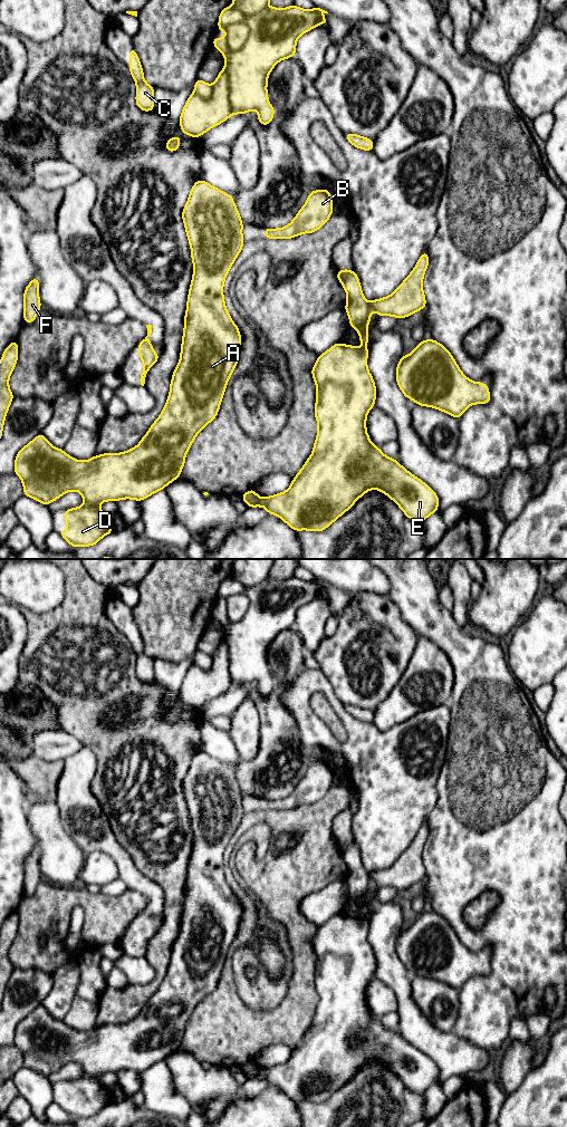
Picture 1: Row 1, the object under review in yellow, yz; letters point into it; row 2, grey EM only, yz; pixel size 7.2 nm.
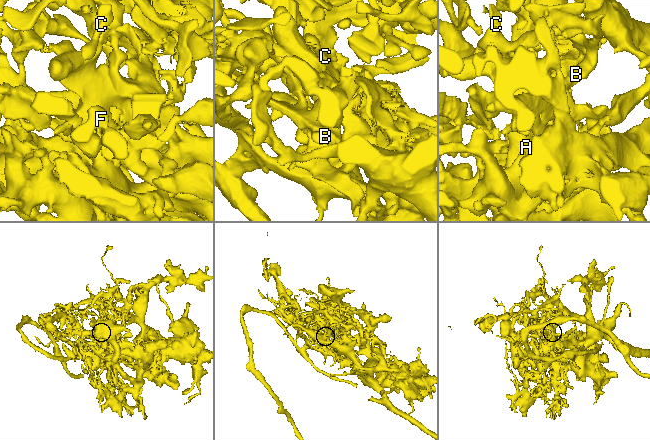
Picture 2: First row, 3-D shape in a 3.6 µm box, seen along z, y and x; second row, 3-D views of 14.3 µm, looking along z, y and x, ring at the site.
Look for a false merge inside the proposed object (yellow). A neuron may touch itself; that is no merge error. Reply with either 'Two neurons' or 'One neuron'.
Two neurons

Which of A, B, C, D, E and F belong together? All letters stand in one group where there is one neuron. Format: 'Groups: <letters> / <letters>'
Groups: A B C D F / E

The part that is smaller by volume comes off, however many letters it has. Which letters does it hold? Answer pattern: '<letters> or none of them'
A, B, C, D, F

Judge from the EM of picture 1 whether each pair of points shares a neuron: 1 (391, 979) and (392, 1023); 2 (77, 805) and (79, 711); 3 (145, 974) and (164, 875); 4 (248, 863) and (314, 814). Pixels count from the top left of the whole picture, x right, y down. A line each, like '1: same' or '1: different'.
1: different
2: different
3: different
4: same

